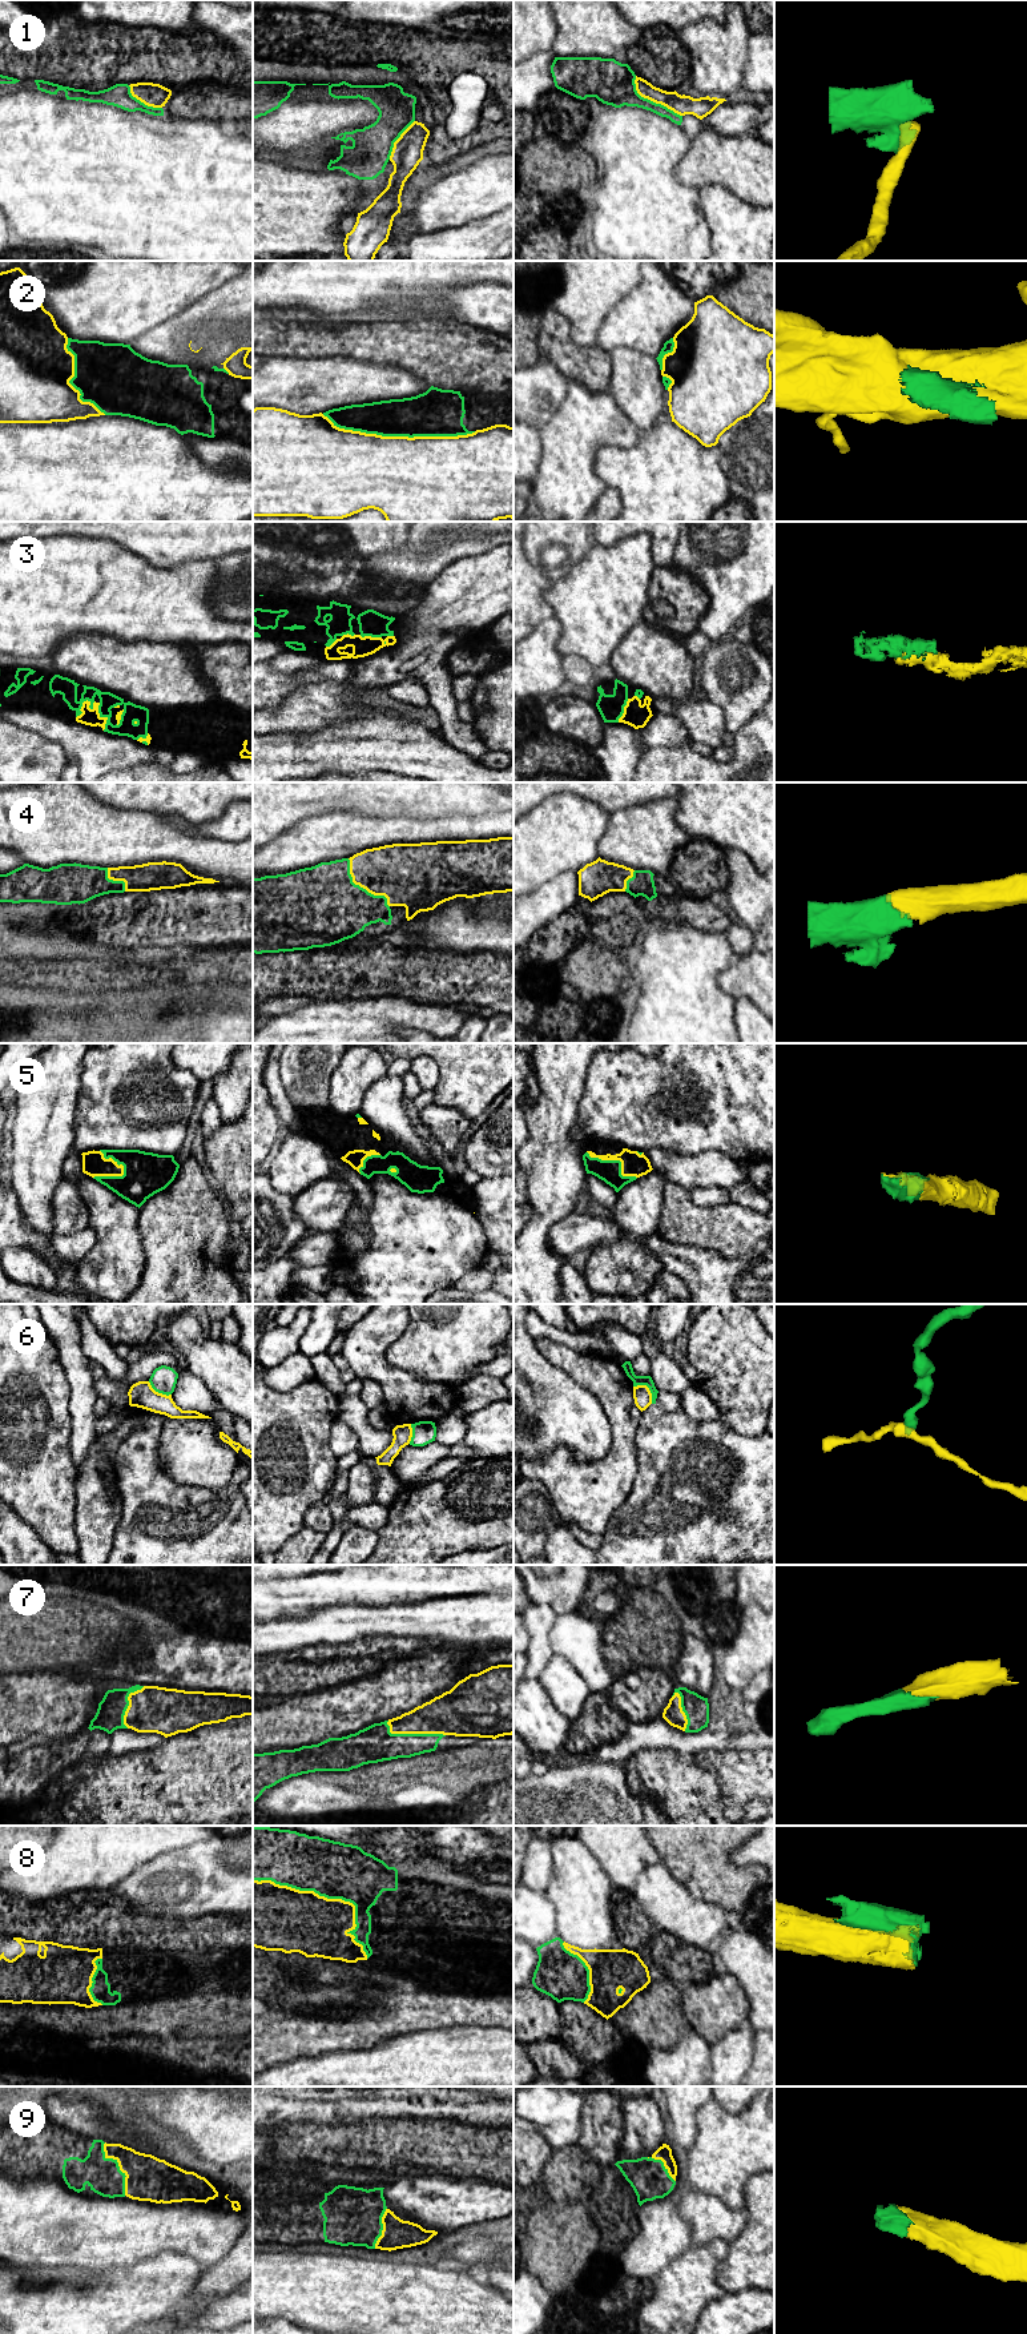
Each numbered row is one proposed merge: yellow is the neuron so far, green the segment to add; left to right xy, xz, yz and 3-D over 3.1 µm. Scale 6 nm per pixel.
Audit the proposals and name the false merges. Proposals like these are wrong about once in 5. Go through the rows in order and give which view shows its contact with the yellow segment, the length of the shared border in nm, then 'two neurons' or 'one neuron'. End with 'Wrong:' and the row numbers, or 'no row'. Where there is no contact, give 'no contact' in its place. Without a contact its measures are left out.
1: contact in yz; length 380 nm; one neuron
2: contact in xz; length 950 nm; two neurons
3: contact in xy; length 160 nm; one neuron
4: contact in xz; length 380 nm; one neuron
5: contact in xy; length 220 nm; one neuron
6: contact in yz; length 160 nm; two neurons
7: contact in xz; length 360 nm; one neuron
8: contact in xz; length 850 nm; two neurons
9: contact in xy; length 340 nm; one neuron
Wrong: 2, 6, 8

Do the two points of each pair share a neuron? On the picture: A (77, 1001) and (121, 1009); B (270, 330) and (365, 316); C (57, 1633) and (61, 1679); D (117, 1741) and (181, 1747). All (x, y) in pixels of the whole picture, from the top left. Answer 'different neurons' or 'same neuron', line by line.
A: same neuron
B: different neurons
C: different neurons
D: different neurons

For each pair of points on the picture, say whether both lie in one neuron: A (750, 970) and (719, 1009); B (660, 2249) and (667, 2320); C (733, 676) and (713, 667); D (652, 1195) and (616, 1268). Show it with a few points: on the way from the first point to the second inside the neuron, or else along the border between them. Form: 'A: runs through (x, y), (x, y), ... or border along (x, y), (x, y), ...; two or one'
A: border along (731, 965), (717, 976), (717, 985), (734, 998); two
B: border along (687, 2250), (675, 2257), (661, 2270), (652, 2290); two
C: runs through (728, 671), (724, 667), (719, 667); one
D: runs through (639, 1214), (639, 1222), (629, 1250); one

